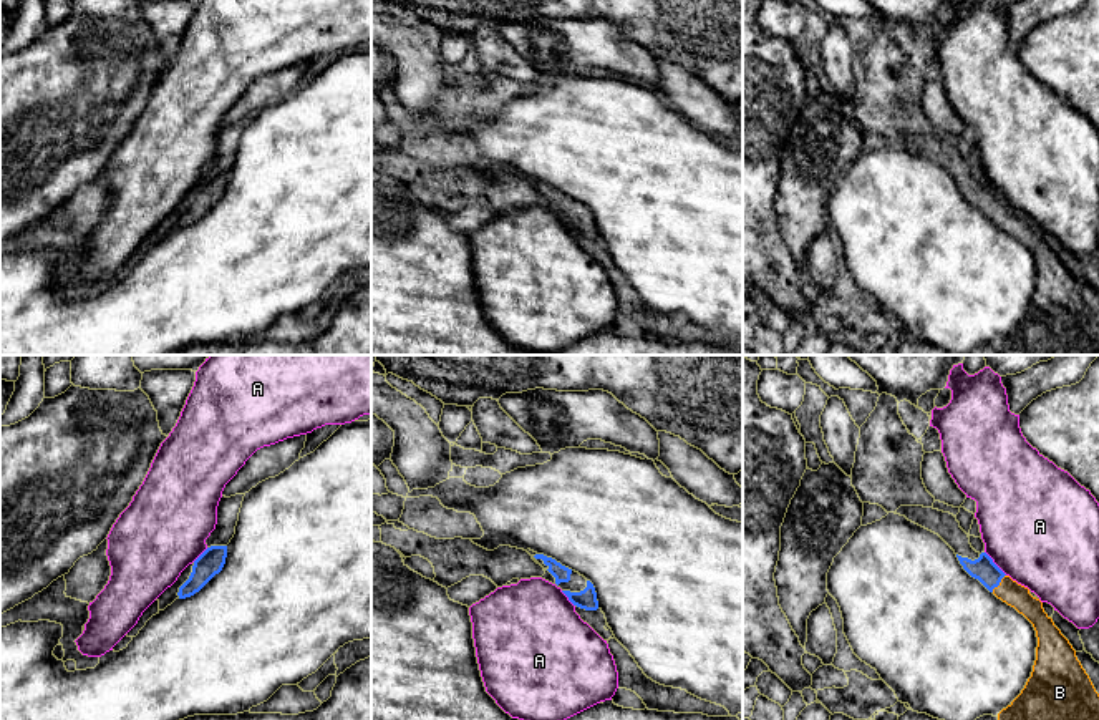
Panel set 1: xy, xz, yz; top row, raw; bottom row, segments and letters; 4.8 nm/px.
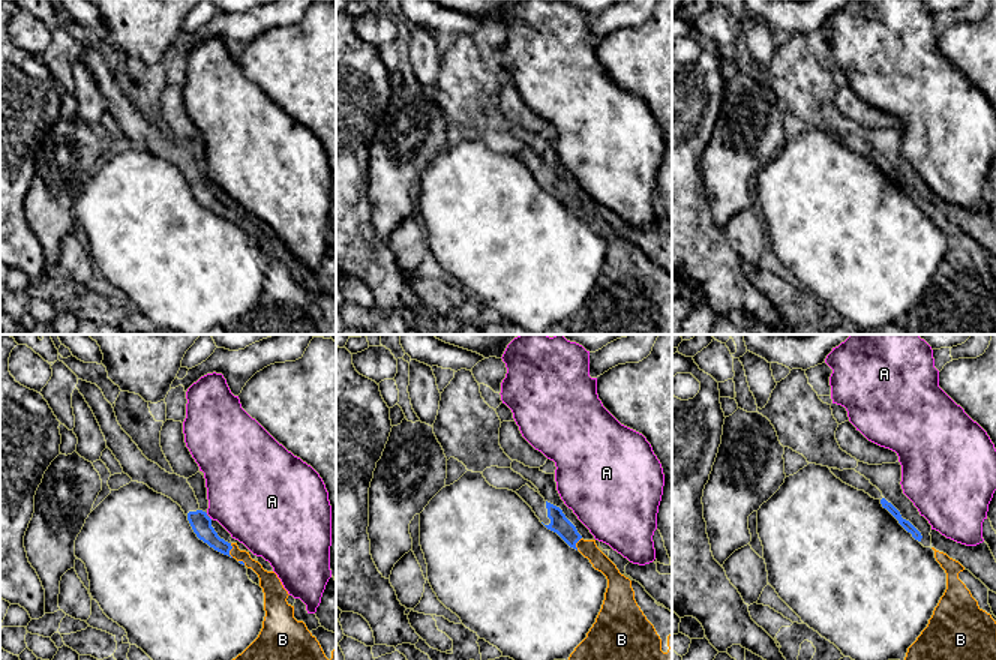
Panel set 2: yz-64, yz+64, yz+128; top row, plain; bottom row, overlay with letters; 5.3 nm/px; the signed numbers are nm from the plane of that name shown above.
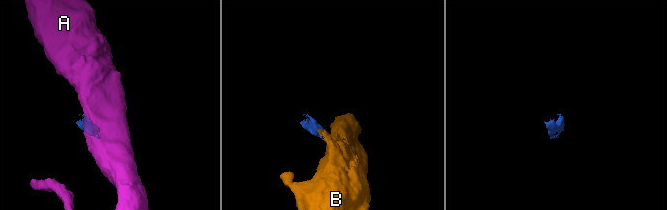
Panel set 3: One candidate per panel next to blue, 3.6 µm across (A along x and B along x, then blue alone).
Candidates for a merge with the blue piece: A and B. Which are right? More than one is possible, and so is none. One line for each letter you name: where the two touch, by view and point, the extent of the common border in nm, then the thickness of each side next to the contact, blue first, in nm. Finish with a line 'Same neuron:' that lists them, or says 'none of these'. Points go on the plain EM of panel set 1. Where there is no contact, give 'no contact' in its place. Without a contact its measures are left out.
B: yz (1000, 209) | 110 nm | 120/120 nm
Same neuron: B

